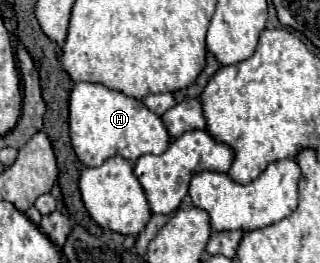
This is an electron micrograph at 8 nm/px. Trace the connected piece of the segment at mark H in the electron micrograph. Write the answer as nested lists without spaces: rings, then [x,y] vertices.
[[[78,82],[70,92],[68,108],[70,142],[84,166],[100,166],[112,156],[136,162],[144,154],[162,154],[170,144],[170,136],[160,116],[152,114],[140,100],[124,96],[122,92],[110,90],[102,84]]]

